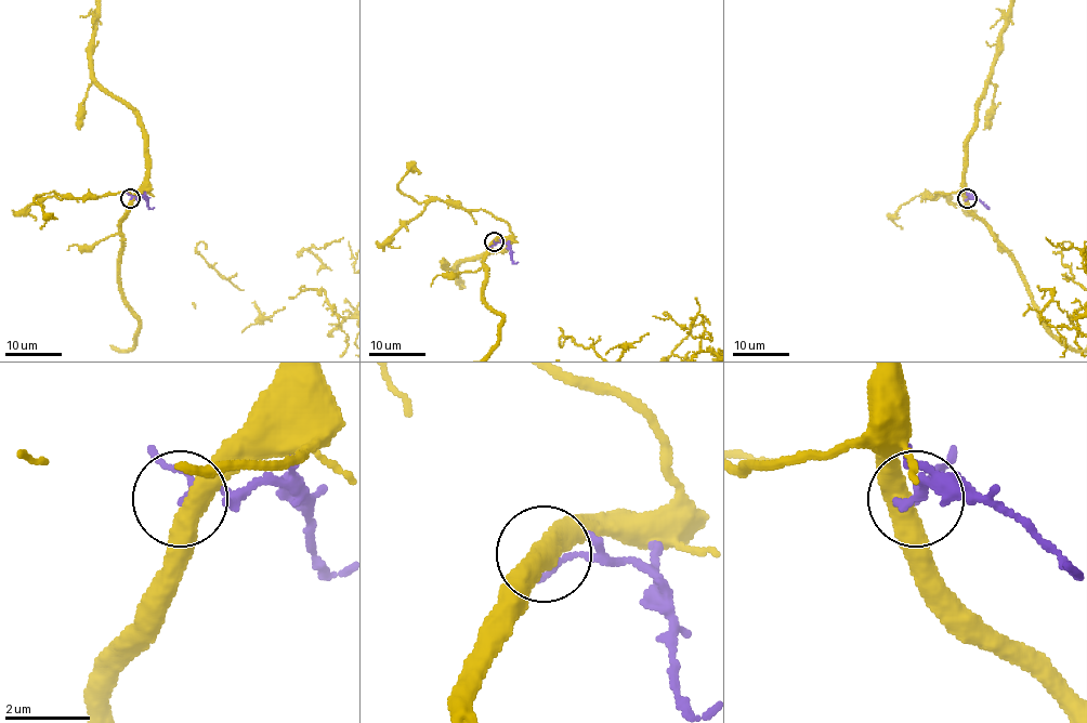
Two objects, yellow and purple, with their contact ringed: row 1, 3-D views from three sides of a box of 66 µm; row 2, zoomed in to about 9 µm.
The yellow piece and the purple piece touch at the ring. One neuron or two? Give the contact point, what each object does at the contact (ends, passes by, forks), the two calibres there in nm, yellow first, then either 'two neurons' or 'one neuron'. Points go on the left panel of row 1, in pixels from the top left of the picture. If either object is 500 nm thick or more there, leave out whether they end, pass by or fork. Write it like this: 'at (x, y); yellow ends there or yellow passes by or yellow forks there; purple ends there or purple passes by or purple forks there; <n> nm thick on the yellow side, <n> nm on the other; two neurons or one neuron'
at (130, 198); 500 nm thick on the yellow side, 110 nm on the other; two neurons

